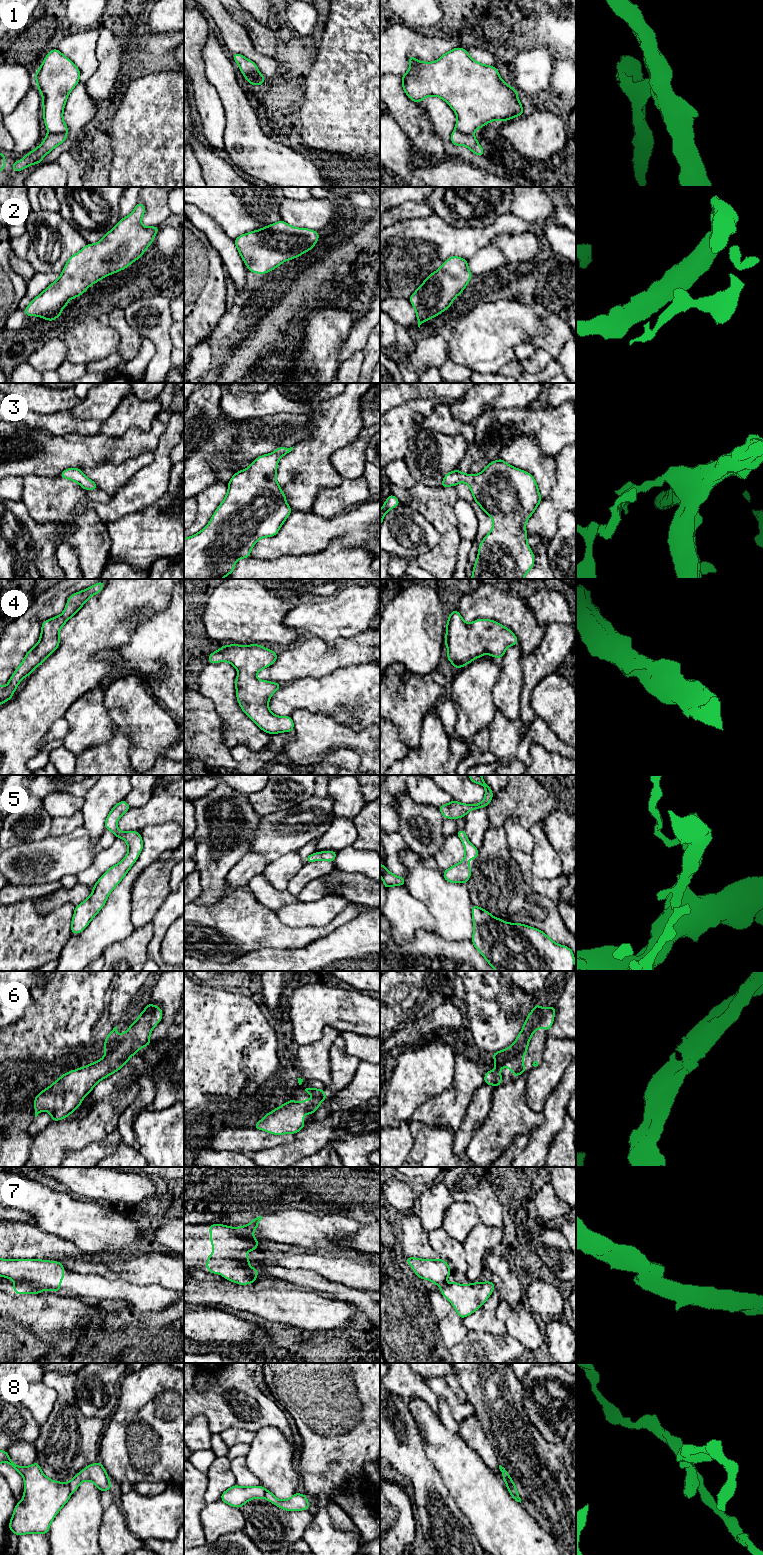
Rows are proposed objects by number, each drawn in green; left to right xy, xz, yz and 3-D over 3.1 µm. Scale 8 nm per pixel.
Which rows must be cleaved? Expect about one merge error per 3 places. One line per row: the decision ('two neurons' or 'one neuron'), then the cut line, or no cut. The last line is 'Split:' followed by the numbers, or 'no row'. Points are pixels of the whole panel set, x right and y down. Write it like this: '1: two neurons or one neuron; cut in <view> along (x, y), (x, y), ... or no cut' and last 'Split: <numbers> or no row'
1: two neurons; cut in xy along (48, 132), (63, 132), (66, 134)
2: one neuron; no cut
3: one neuron; no cut
4: one neuron; no cut
5: one neuron; no cut
6: one neuron; no cut
7: two neurons; cut in xy along (15, 1281), (26, 1281), (45, 1290)
8: two neurons; cut in xy along (68, 1483), (71, 1492)
Split: 1, 7, 8

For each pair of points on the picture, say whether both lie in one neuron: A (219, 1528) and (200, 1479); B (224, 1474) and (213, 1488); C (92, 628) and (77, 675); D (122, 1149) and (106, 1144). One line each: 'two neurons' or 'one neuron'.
A: two neurons
B: one neuron
C: one neuron
D: two neurons

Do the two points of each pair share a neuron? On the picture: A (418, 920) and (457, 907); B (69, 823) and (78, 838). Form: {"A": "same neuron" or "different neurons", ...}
{"A": "different neurons", "B": "different neurons"}

